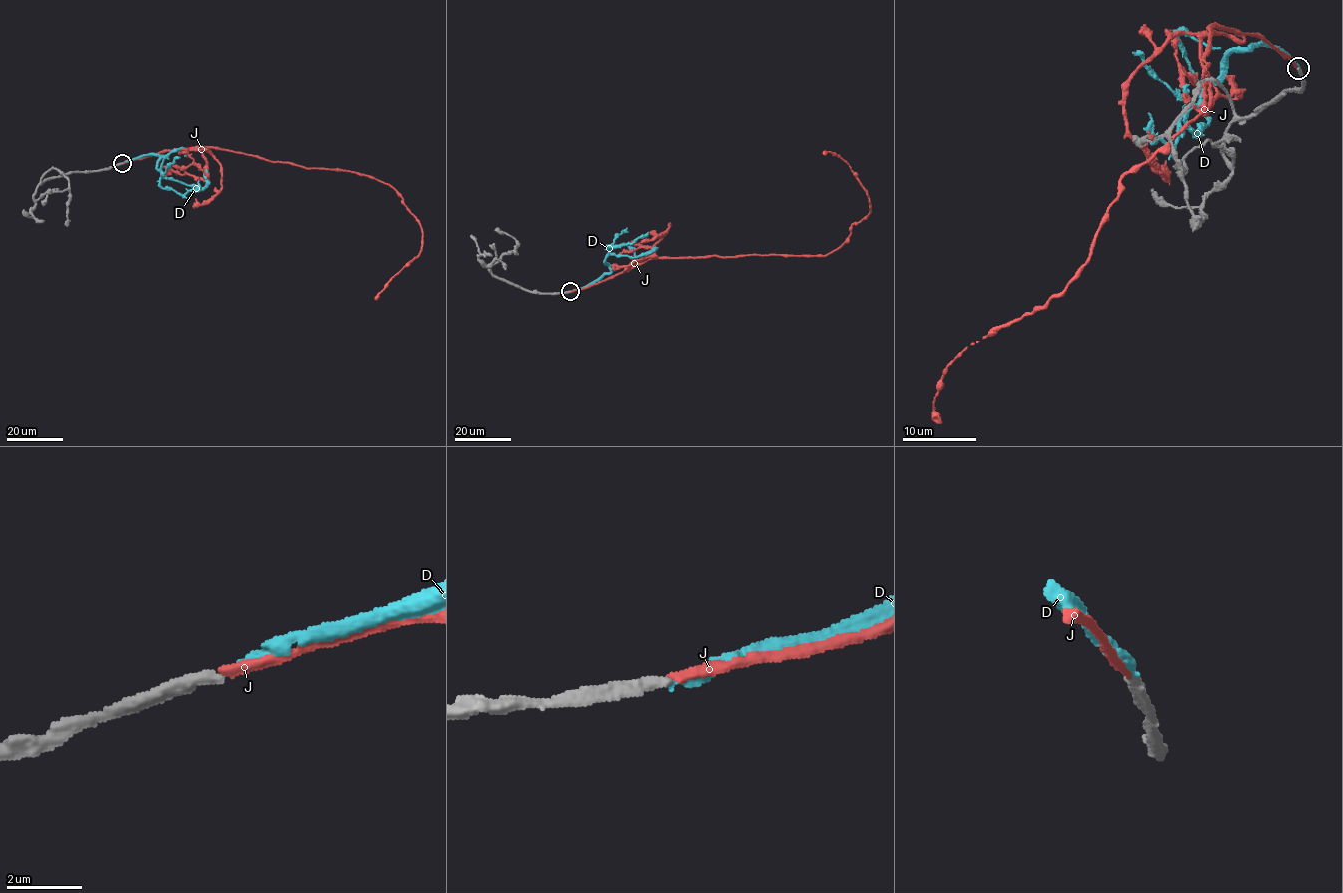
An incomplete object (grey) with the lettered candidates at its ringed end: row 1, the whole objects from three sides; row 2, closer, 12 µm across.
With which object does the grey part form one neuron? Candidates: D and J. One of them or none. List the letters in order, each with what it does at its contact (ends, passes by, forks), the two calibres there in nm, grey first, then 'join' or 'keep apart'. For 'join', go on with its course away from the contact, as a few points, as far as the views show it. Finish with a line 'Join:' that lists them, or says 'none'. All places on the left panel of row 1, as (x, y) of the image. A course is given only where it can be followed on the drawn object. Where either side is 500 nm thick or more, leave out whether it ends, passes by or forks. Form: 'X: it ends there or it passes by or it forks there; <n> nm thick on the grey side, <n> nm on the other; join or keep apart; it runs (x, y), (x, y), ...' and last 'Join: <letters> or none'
D: it ends there; 340 nm thick on the grey side, 180 nm on the other; keep apart
J: it ends there; 320 nm thick on the grey side, 240 nm on the other; join; it runs (122, 163), (171, 150), (216, 147), (307, 168), (351, 171), (389, 184), (421, 227), (422, 246), (375, 299)
Join: J

